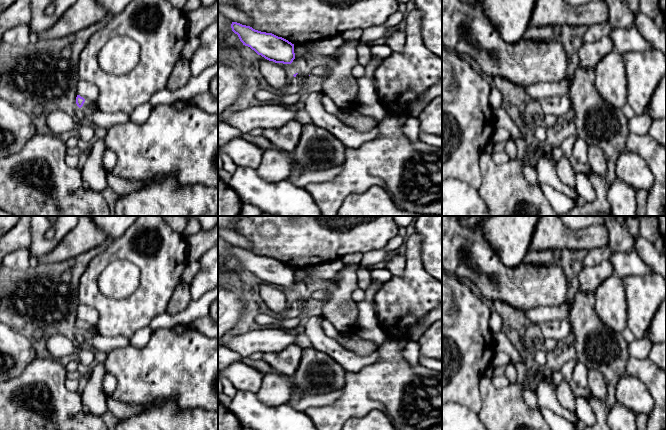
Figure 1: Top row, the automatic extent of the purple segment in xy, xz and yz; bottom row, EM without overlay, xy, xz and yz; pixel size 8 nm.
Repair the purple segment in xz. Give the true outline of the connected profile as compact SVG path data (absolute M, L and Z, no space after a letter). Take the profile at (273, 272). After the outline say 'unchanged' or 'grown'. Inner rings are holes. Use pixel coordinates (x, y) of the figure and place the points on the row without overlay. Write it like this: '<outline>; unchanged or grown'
M232 246L231 252L243 269L250 271L269 285L291 288L295 283L294 268L282 261L237 246Z; unchanged

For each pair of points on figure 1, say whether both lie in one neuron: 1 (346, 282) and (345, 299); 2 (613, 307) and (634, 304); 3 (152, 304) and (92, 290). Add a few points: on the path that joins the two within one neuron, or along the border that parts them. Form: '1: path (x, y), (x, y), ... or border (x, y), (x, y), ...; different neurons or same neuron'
1: path (345, 286), (345, 295); same neuron
2: border (622, 282), (624, 286), (627, 326); different neurons
3: path (135, 306), (105, 306), (102, 304); same neuron

